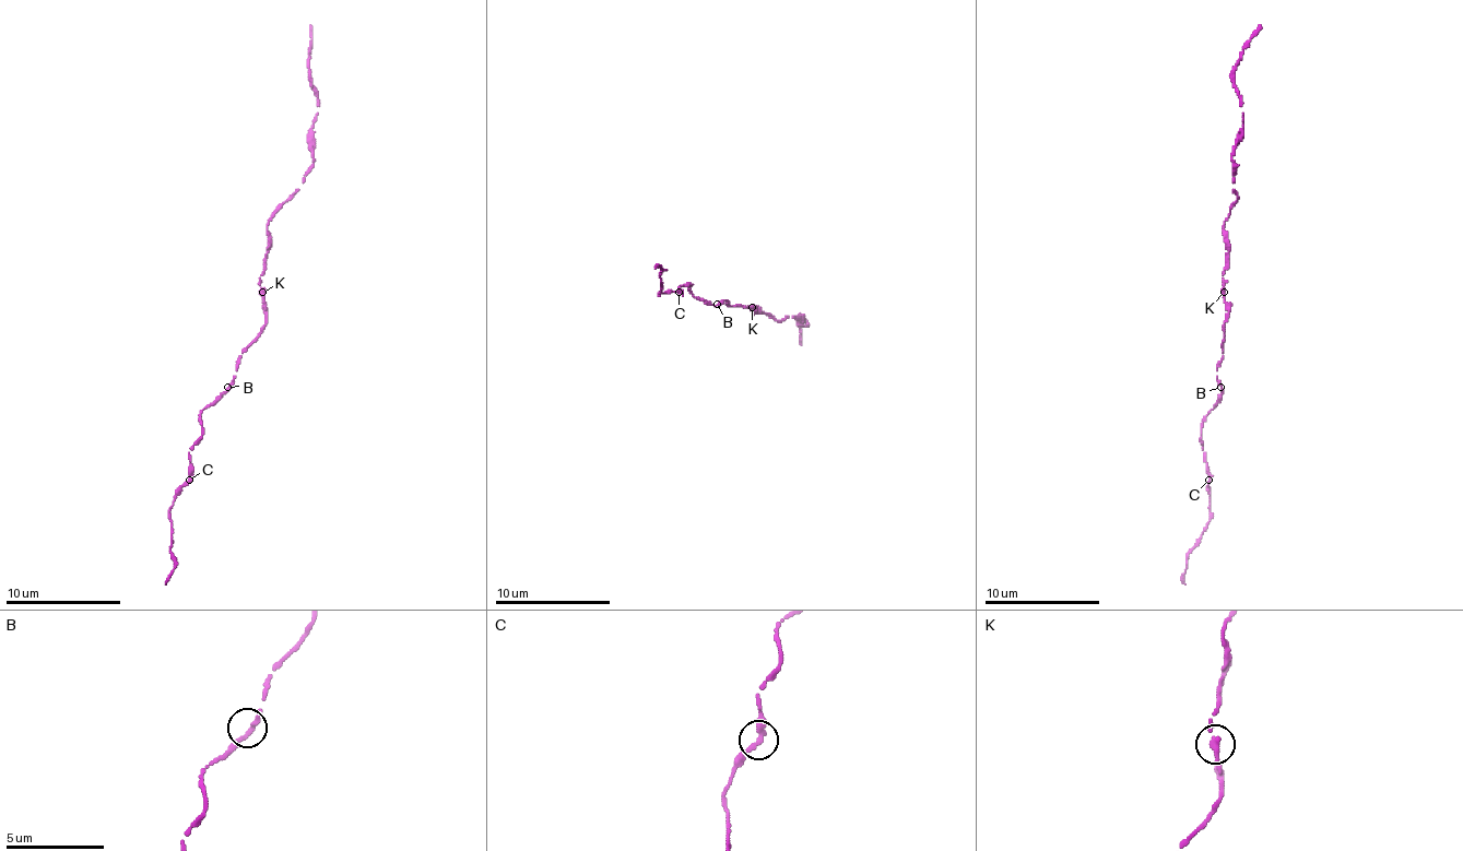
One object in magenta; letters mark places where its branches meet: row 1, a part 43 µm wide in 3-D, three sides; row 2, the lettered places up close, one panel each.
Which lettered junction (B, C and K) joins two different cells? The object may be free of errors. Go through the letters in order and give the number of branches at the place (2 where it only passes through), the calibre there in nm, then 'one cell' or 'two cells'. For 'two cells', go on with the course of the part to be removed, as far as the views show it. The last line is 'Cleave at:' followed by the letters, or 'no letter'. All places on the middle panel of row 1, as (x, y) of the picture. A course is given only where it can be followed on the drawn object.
B: 1 branches meet; 320 nm thick; one cell
C: 2 branches meet; 280 nm thick; one cell
K: 1 branches meet; 320 nm thick; one cell
Cleave at: no letter

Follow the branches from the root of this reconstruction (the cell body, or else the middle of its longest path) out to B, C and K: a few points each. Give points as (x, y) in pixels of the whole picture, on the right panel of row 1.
B: (1226, 308), (1229, 315), (1223, 323), (1223, 357), (1217, 369), (1220, 387)
C: (1226, 308), (1229, 315), (1223, 323), (1223, 357), (1217, 369), (1220, 398), (1206, 415), (1200, 430), (1208, 480)
K: (1226, 308), (1223, 292)

